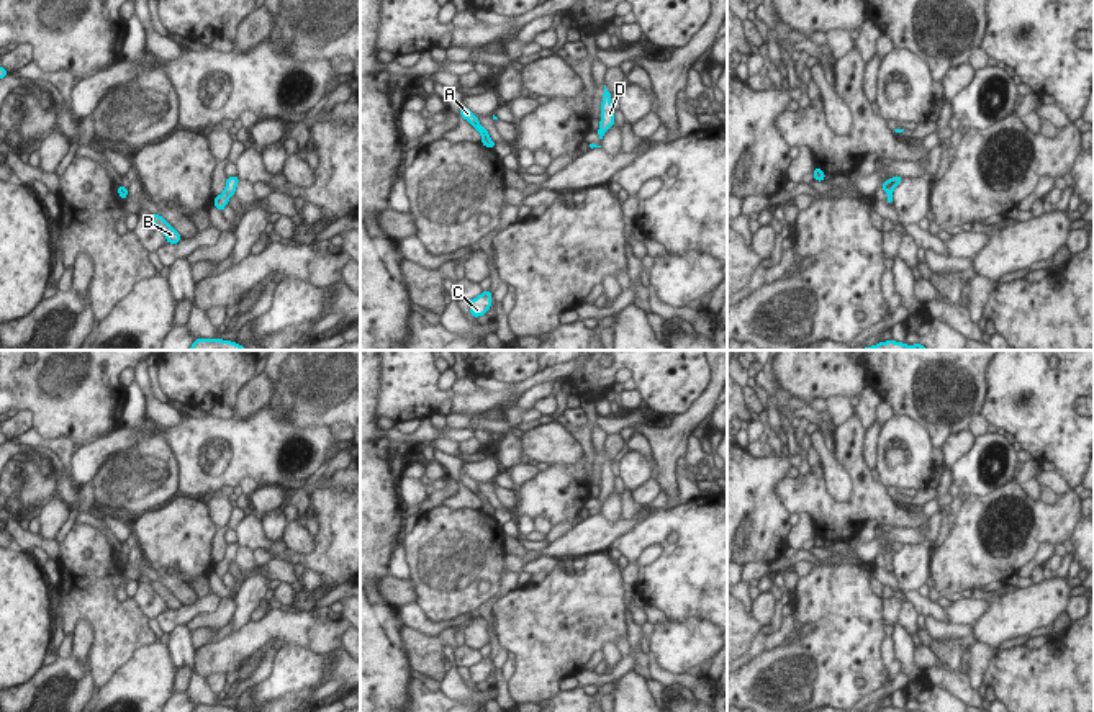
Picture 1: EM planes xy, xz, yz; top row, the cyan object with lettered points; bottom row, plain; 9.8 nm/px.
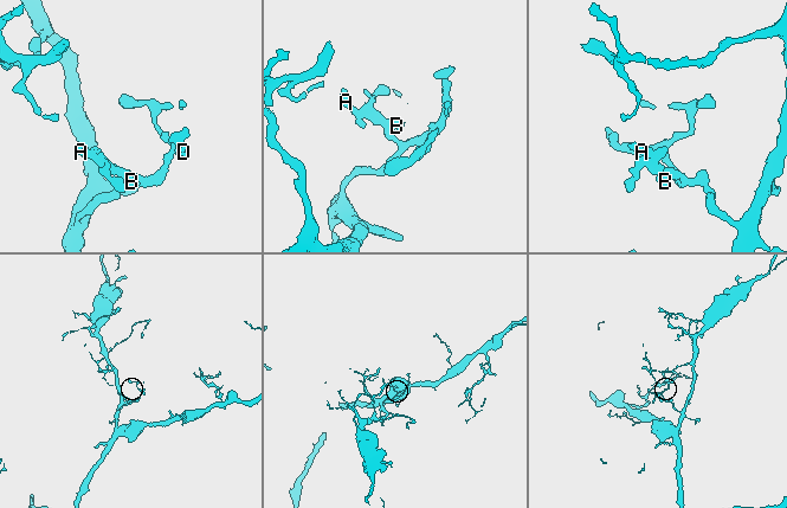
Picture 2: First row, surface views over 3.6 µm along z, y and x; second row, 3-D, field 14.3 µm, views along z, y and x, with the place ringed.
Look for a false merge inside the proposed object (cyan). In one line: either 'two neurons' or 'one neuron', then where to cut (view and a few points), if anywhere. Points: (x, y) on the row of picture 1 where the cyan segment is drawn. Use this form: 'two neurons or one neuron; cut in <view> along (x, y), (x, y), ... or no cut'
one neuron; no cut

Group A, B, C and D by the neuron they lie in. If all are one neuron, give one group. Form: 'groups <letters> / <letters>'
groups A B C D

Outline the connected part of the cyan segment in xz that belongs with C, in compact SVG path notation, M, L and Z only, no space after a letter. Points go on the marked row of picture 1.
M490 290L488 291L483 291L481 295L478 295L477 298L470 300L468 301L468 306L470 306L470 313L473 318L478 318L478 316L483 316L486 314L486 311L490 309L491 306L491 293Z

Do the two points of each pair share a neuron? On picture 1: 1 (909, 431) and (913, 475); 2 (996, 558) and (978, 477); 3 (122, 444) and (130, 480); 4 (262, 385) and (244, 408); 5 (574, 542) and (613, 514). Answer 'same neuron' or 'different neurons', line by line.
1: same neuron
2: different neurons
3: different neurons
4: same neuron
5: different neurons

